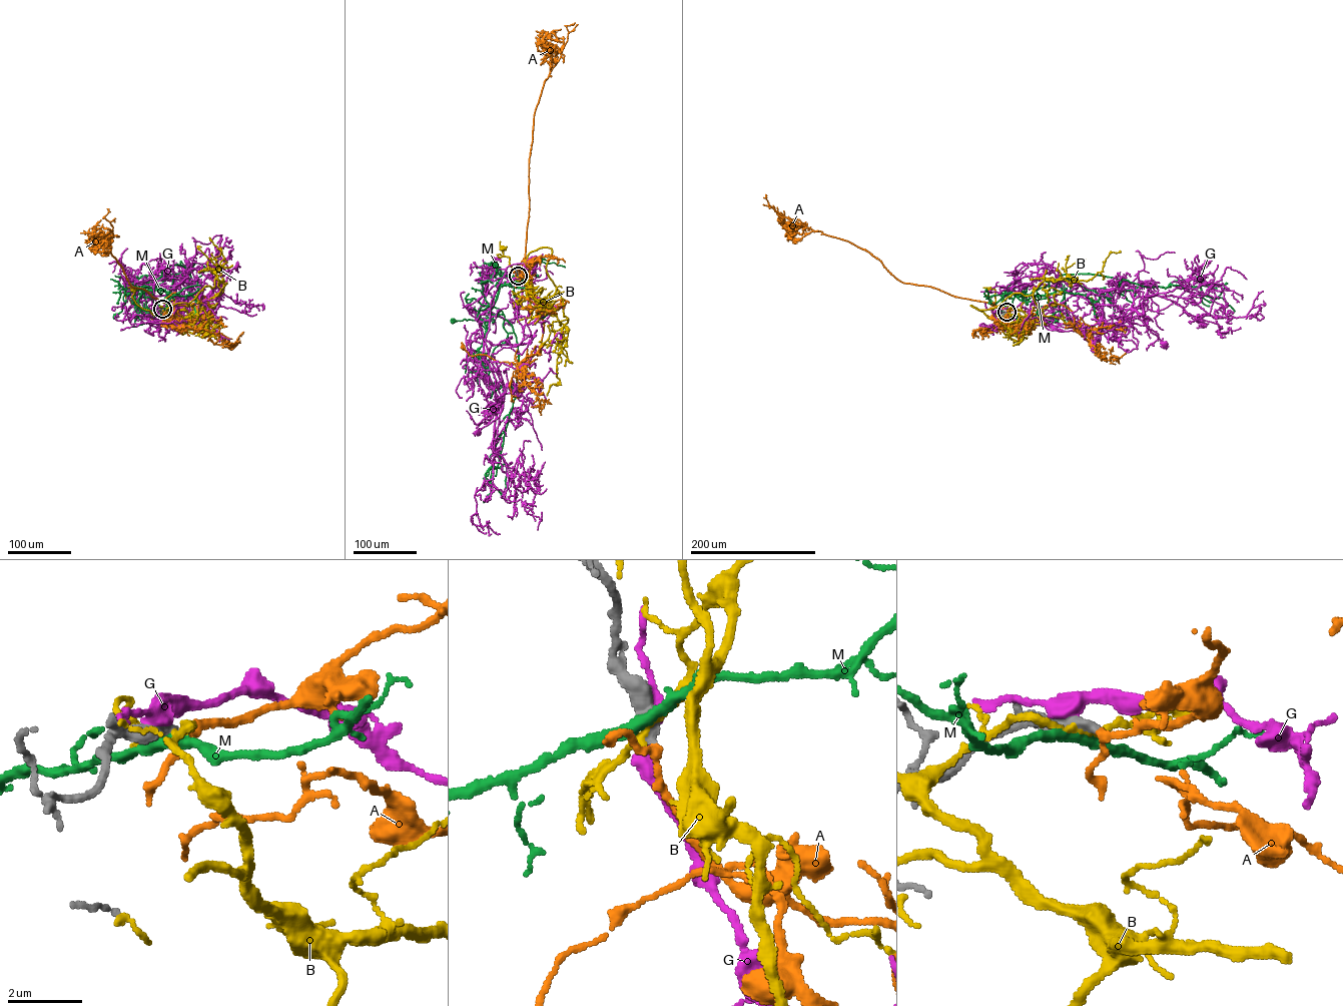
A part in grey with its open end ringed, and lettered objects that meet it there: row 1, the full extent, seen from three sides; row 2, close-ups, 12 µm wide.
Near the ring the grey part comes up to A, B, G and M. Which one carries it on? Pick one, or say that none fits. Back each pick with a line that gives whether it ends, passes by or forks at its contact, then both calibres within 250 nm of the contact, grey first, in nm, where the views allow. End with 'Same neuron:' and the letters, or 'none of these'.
A: it passes by | 320/180 nm
Same neuron: A

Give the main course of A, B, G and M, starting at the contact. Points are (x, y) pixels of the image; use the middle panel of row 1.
A: (518, 276), (526, 280), (537, 314), (544, 322), (539, 355), (511, 364), (484, 355), (471, 356), (463, 346)
B: (518, 276), (526, 283), (521, 267), (514, 270), (509, 258), (498, 257), (503, 255), (502, 248)
G: (518, 275), (521, 281), (521, 276), (504, 277), (491, 301), (485, 345), (504, 398), (500, 416), (478, 432)
M: (518, 276), (526, 270), (529, 274), (500, 287), (490, 320), (453, 321)

